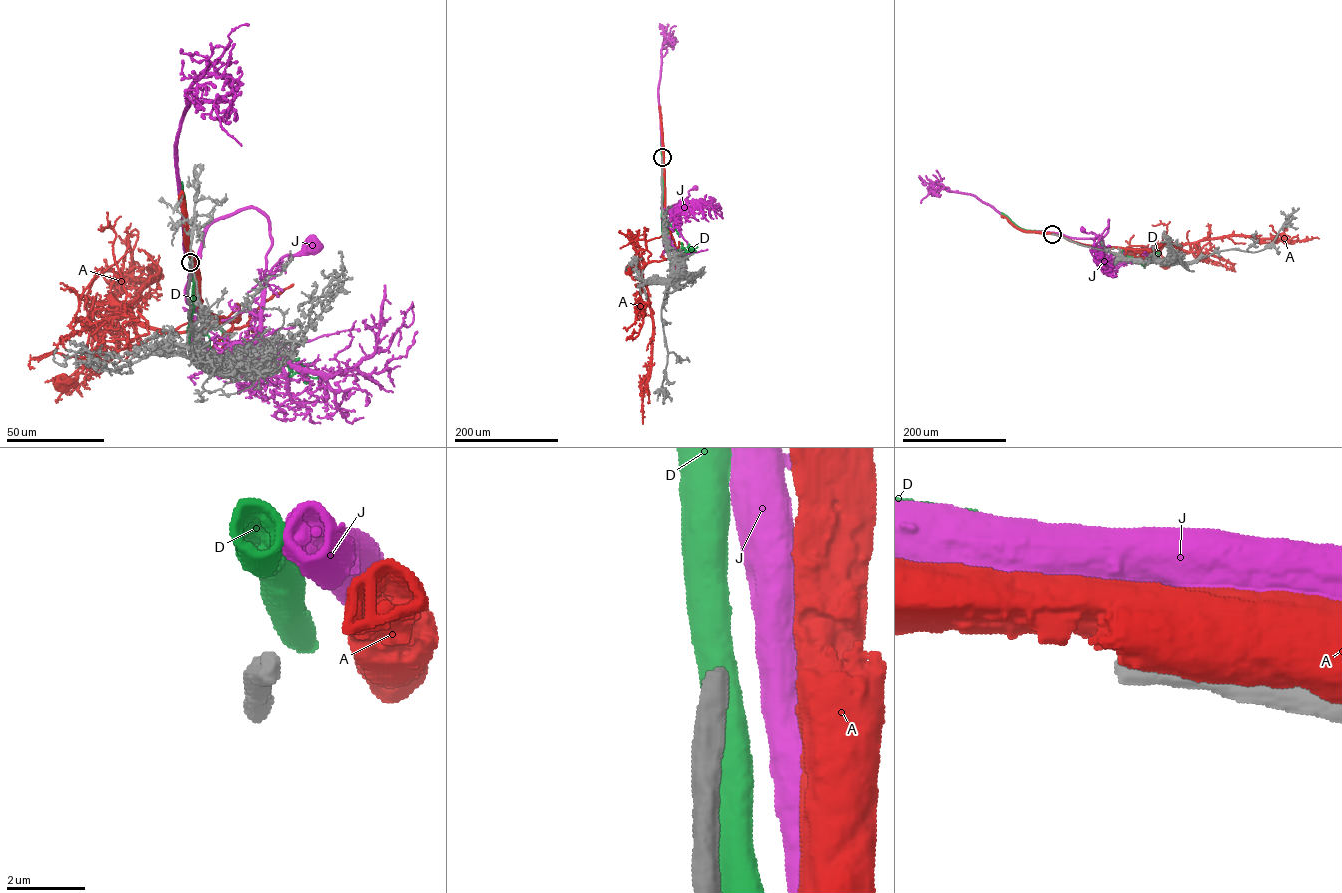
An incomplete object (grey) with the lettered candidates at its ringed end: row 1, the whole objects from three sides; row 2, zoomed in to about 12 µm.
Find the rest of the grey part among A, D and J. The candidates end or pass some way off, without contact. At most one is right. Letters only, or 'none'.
none

